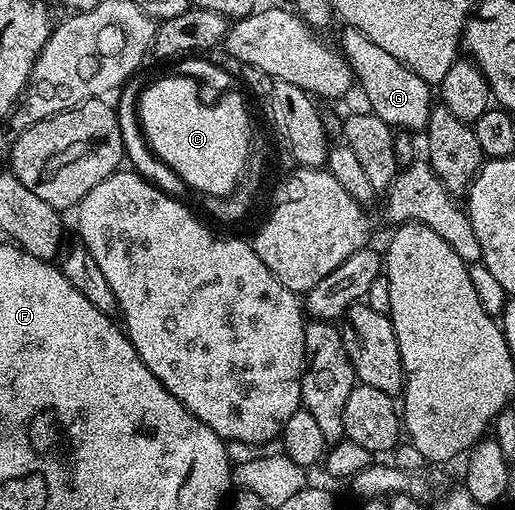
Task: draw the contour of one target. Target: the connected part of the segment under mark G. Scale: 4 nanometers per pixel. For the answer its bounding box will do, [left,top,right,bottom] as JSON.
[338,26,434,132]

